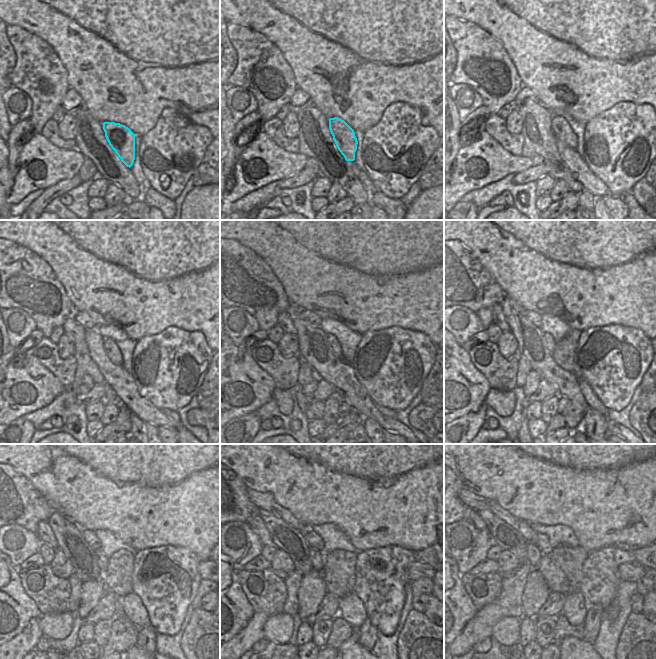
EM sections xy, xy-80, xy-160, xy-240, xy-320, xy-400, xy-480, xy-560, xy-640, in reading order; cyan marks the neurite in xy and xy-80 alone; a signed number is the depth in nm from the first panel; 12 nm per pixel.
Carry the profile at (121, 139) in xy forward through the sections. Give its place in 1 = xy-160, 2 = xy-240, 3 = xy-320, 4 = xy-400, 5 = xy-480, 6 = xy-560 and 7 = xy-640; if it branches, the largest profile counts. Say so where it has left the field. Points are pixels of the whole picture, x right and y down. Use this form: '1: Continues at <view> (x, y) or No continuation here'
1: Continues at xy-160 (561, 128)
2: Continues at xy-240 (111, 348)
3: Continues at xy-320 (332, 341)
4: Continues at xy-400 (551, 342)
5: Continues at xy-480 (102, 560)
6: Continues at xy-560 (317, 559)
7: Continues at xy-640 (534, 554)

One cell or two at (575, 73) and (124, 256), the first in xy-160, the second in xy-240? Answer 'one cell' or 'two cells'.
one cell

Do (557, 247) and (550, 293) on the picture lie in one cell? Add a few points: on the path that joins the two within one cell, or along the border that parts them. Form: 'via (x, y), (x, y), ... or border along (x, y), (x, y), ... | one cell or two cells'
via (545, 257), (550, 263), (550, 281) | one cell

